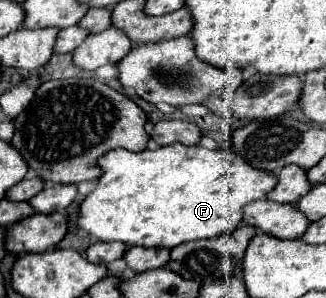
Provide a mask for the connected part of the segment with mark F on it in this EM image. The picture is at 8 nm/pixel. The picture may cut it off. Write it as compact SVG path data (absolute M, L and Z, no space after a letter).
M167 145L155 151L125 151L113 149L99 157L99 167L105 171L99 185L81 203L79 227L85 229L93 241L121 241L129 247L177 247L195 239L209 239L221 233L233 233L241 219L243 207L251 201L265 199L277 185L277 177L263 169L255 169L233 149L205 149L201 145Z

